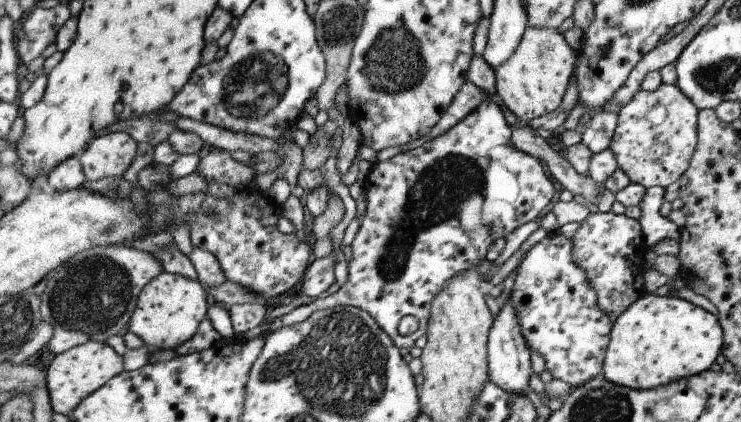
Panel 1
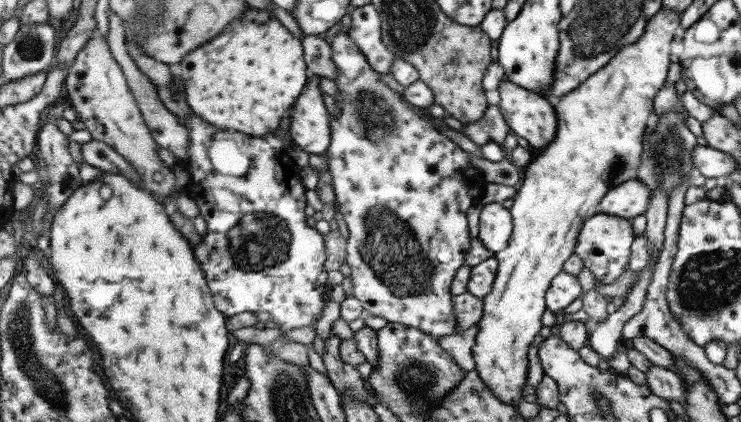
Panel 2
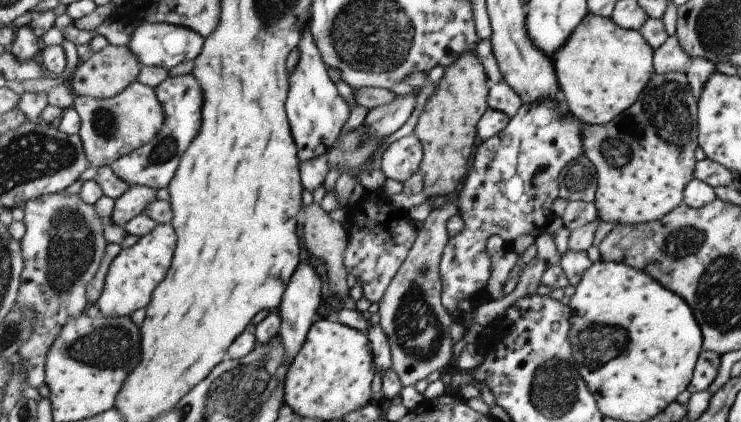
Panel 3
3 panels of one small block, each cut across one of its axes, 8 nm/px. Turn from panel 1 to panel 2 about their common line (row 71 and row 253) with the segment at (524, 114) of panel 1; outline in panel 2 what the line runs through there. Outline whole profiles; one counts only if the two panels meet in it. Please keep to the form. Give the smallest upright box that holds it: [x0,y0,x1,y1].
[473,7,681,406]

